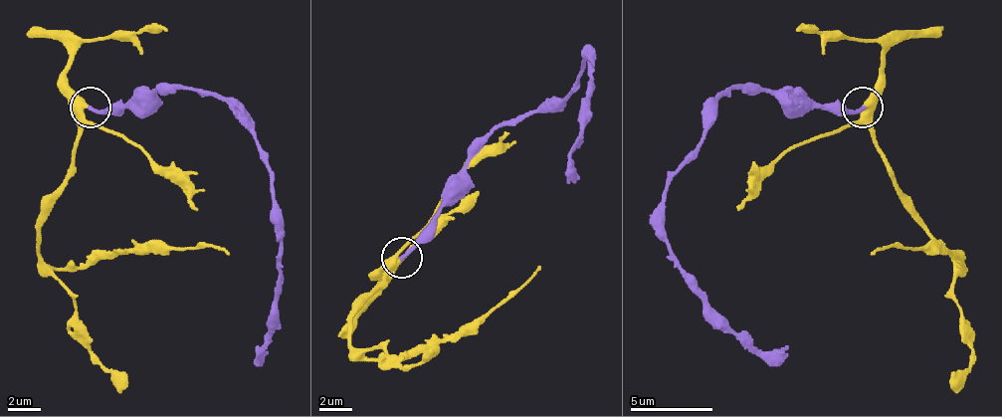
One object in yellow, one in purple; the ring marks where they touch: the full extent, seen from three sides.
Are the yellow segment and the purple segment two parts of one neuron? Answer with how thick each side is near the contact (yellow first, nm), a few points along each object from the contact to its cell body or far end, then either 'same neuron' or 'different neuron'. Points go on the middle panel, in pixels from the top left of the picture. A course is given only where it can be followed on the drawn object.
400 nm thick on the yellow side, 220 nm on the other; yellow runs (398, 258), (382, 283), (357, 308), (349, 341), (361, 353), (398, 357), (457, 341), (539, 267); purple runs (403, 258), (469, 159), (501, 125), (555, 105), (584, 60), (584, 130), (568, 184); same neuron

